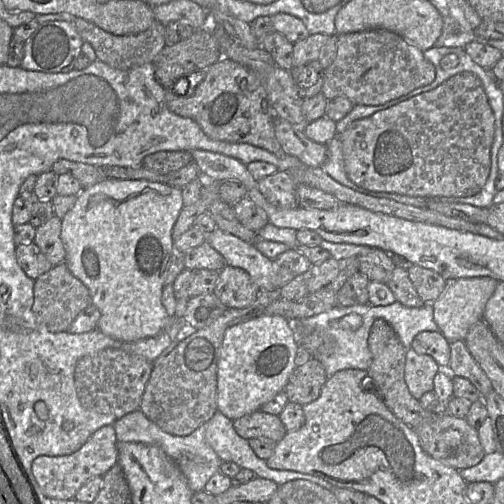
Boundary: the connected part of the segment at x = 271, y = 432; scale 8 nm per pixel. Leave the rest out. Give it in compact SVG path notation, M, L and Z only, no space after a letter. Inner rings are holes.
M255 411L233 421L239 436L248 439L270 439L280 441L287 430L278 415Z

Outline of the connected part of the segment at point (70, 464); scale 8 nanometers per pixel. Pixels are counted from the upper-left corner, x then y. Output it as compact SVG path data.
M113 425L95 431L76 452L65 456L38 456L31 465L33 476L43 493L51 498L75 498L78 490L91 478L106 474L118 461L118 440Z

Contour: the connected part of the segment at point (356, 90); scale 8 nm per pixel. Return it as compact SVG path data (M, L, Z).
M374 28L337 35L336 56L331 65L324 70L321 94L327 100L345 97L354 105L379 106L428 85L434 79L435 68L425 59L424 53L419 48L395 32L383 28Z

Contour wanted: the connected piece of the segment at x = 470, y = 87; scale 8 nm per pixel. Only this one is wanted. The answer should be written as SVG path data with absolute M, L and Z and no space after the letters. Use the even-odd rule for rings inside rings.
M470 72L452 76L435 89L370 117L352 122L338 136L344 167L349 179L366 190L410 197L470 197L484 187L491 170L491 148L495 137L495 117L481 80Z

